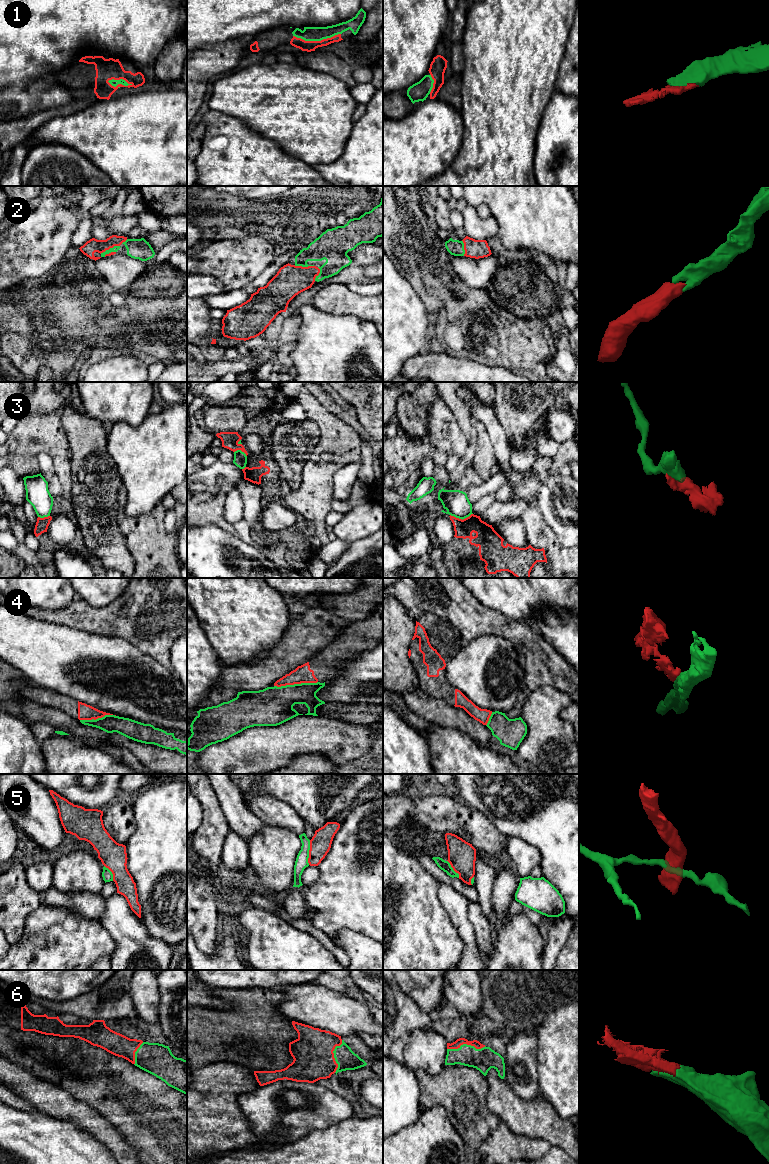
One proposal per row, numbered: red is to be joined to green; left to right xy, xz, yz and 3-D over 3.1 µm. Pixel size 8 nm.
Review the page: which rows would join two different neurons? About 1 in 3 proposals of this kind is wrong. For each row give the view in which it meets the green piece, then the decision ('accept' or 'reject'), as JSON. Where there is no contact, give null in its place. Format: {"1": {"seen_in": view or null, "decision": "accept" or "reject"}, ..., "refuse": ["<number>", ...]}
{"1": {"seen_in": "xy", "decision": "accept"}, "2": {"seen_in": "xy", "decision": "accept"}, "3": {"seen_in": "yz", "decision": "reject"}, "4": {"seen_in": "xz", "decision": "reject"}, "5": {"seen_in": "xz", "decision": "reject"}, "6": {"seen_in": "yz", "decision": "accept"}, "refuse": ["3", "4", "5"]}

